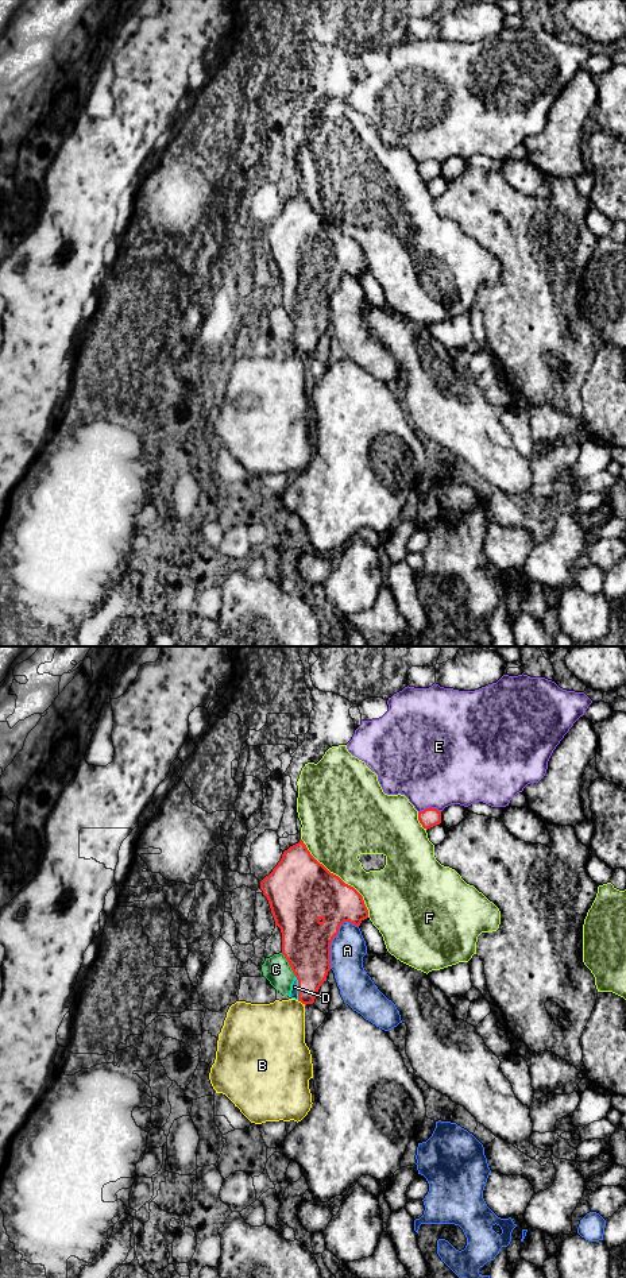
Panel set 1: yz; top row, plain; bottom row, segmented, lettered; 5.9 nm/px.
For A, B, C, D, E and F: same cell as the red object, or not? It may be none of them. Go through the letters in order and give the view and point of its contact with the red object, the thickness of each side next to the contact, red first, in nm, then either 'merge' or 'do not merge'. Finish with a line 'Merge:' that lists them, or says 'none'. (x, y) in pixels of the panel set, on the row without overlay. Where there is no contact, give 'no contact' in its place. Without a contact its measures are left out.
A: meets red in yz at (332, 292); 280 nm thick on the red side, 200 nm on the other; do not merge
B: meets red in yz at (301, 354); 240 nm thick on the red side, 360 nm on the other; do not merge
C: meets red in yz at (289, 316); 280 nm thick on the red side, 160 nm on the other; do not merge
D: meets red in yz at (298, 340); 280 nm thick on the red side, 50 nm on the other; merge
E: meets red in yz at (429, 159); 110 nm thick on the red side, 500 nm on the other; do not merge
F: meets red in yz at (337, 228); 400 nm thick on the red side, 360 nm on the other; do not merge
Merge: D

